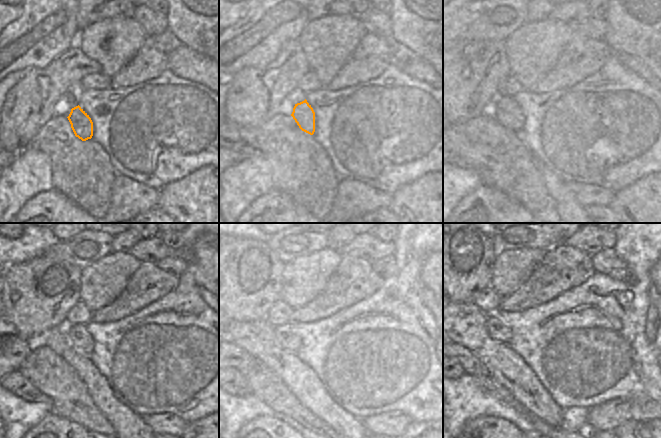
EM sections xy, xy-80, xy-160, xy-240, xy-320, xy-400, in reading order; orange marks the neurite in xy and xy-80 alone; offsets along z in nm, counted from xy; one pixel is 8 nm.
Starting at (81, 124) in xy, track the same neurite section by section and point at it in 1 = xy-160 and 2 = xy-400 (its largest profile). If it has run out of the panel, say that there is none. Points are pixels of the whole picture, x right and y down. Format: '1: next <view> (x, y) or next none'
1: next xy-160 (518, 108)
2: next xy-400 (498, 331)

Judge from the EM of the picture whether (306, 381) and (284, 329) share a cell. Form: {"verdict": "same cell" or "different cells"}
{"verdict": "different cells"}

